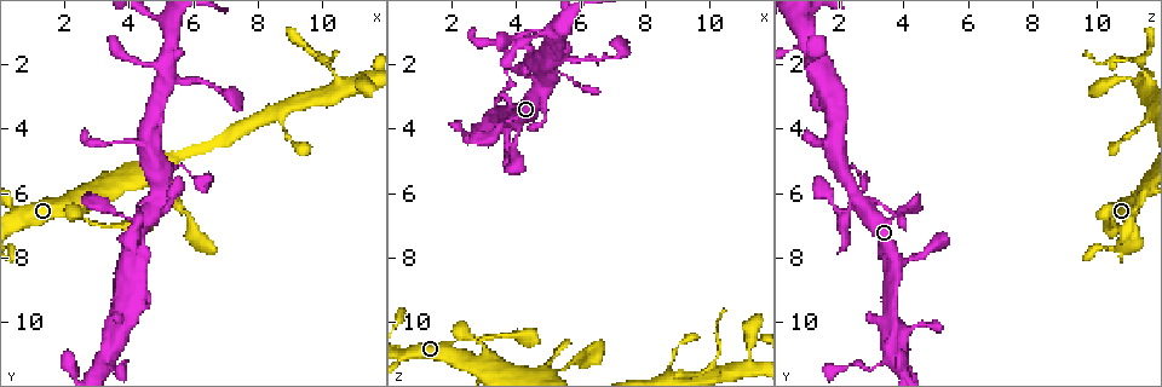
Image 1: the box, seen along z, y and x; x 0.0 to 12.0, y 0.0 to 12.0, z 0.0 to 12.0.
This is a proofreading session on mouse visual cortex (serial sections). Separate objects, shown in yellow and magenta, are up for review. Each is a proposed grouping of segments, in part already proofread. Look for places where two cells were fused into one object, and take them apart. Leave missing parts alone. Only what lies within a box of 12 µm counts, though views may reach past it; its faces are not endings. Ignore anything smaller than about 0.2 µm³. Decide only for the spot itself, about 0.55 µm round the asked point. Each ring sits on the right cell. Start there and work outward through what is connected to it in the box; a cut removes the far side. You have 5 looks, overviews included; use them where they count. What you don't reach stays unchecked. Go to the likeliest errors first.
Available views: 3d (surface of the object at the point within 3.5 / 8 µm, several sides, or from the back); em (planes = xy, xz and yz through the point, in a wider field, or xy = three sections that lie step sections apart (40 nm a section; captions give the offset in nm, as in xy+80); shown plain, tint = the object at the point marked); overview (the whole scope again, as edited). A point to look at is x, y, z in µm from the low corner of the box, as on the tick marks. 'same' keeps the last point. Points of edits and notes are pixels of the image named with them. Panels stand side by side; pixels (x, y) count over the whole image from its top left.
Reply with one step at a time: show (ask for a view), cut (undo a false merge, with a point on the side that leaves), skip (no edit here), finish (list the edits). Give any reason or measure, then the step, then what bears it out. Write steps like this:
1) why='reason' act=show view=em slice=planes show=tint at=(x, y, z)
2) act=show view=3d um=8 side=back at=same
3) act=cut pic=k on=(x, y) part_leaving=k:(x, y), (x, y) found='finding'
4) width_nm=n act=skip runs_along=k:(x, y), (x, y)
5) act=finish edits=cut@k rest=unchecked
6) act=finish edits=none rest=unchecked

why='abrupt turn' act=show view=3d um=3.5 side=back at=(2.5, 6.1, 11.2)

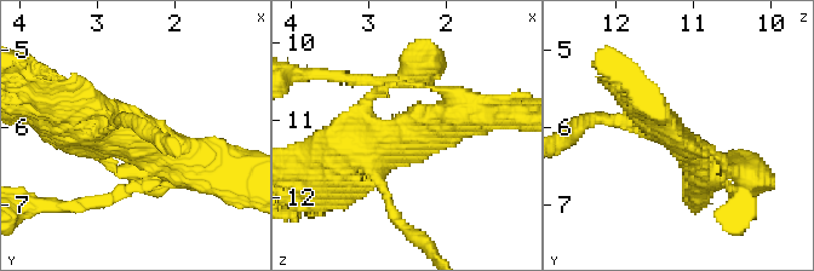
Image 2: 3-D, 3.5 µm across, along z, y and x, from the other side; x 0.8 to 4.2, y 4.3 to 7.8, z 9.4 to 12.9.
why='shape alone is not enough' act=show view=em slice=planes show=tint at=(2.55, 6.15, 11.25)

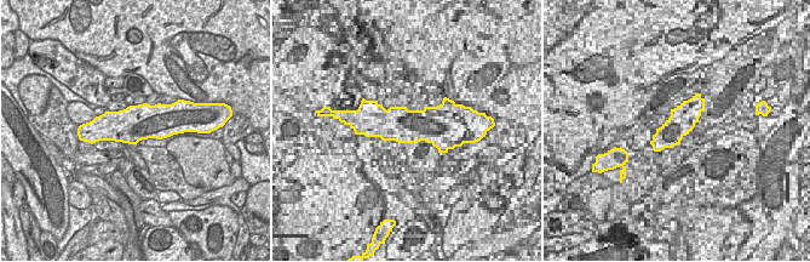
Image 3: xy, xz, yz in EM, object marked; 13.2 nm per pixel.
arms=3 arm_widths_nm=200,450,450 act=skip runs_along=2:(201, 169), (126, 133), (63, 114) found='one cell here'

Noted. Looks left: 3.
why='abrupt turn' act=show view=3d um=3.5 at=(5.1, 2.7, 1.6)

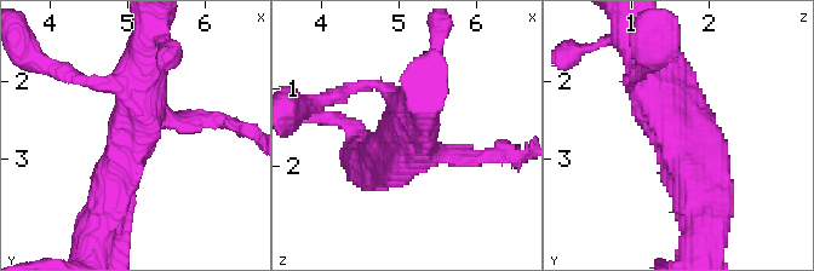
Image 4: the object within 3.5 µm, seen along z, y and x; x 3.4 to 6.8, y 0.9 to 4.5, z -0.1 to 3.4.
why='need the tissue' act=show view=em slice=xy step=5 show=tint at=(5.10, 2.70, 1.60)

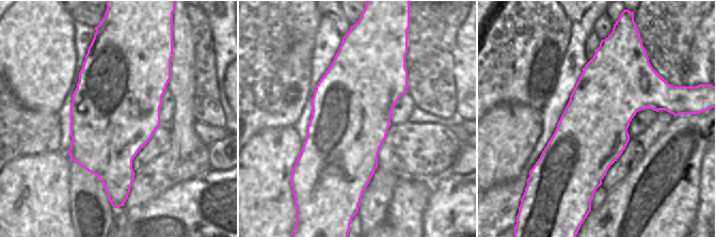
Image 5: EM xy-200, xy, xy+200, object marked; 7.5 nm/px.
why='cut it another way' act=show view=em slice=xy step=1 show=tint at=same

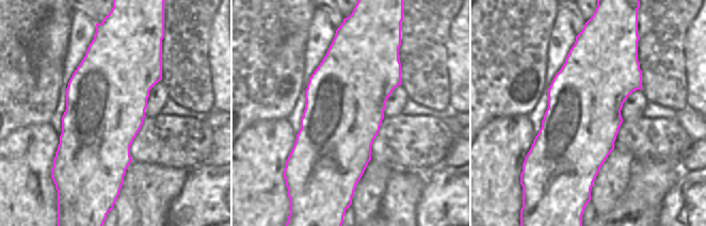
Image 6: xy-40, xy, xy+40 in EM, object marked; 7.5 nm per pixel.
act=skip runs_along=4:(698, 207), (686, 143), (648, 65) found='one cell here'

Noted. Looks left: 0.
act=finish edits=none rest=unchecked

